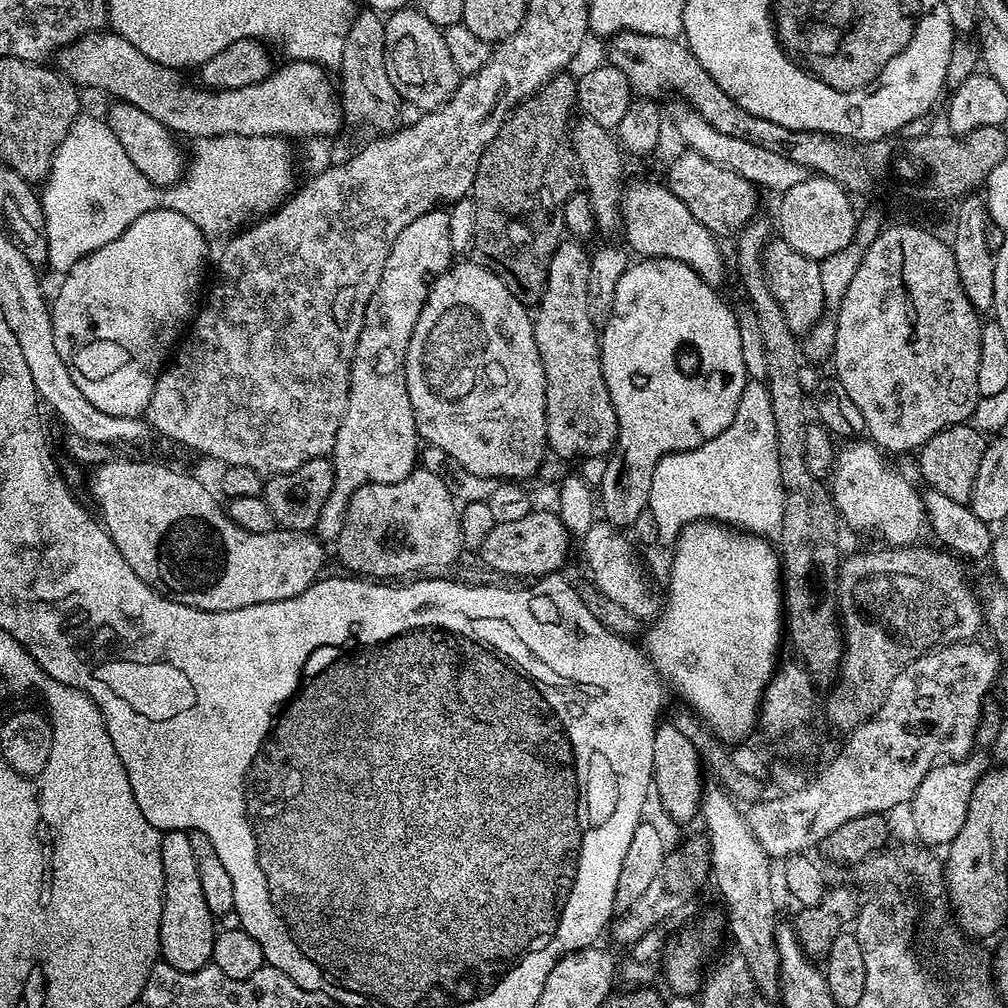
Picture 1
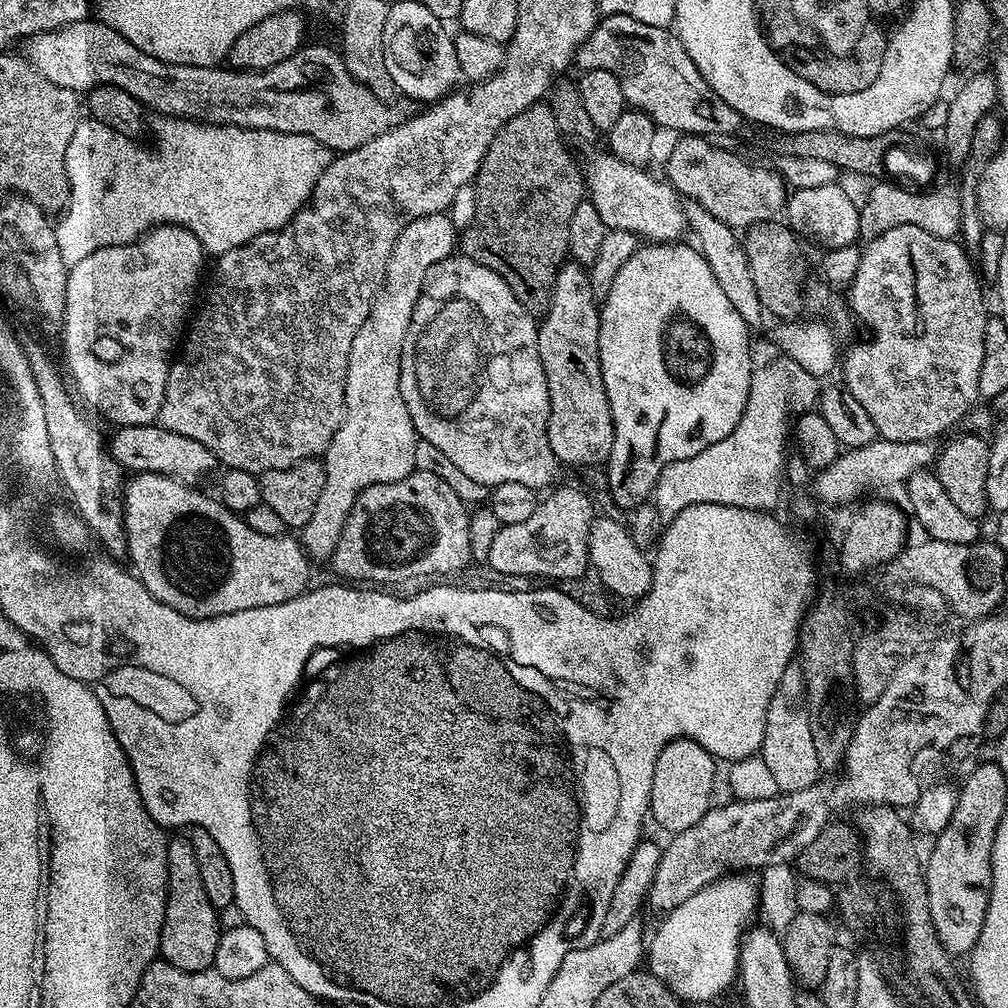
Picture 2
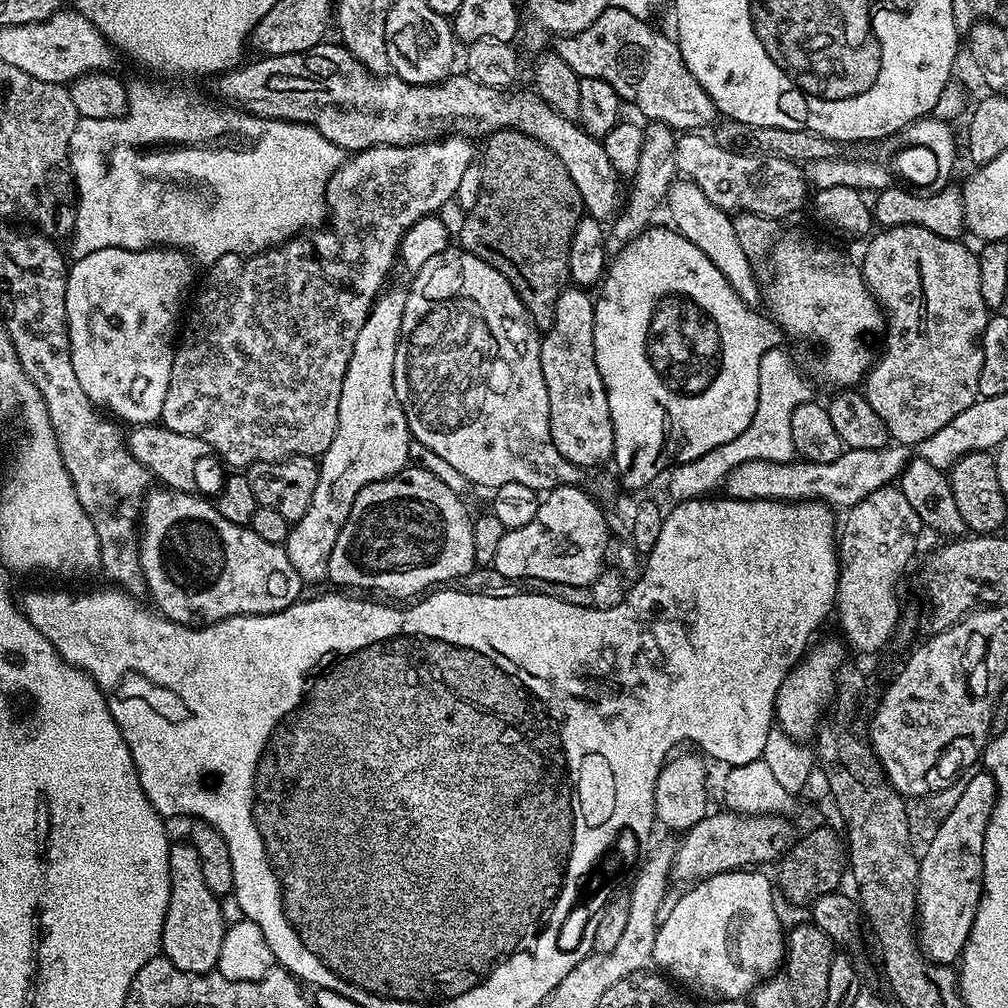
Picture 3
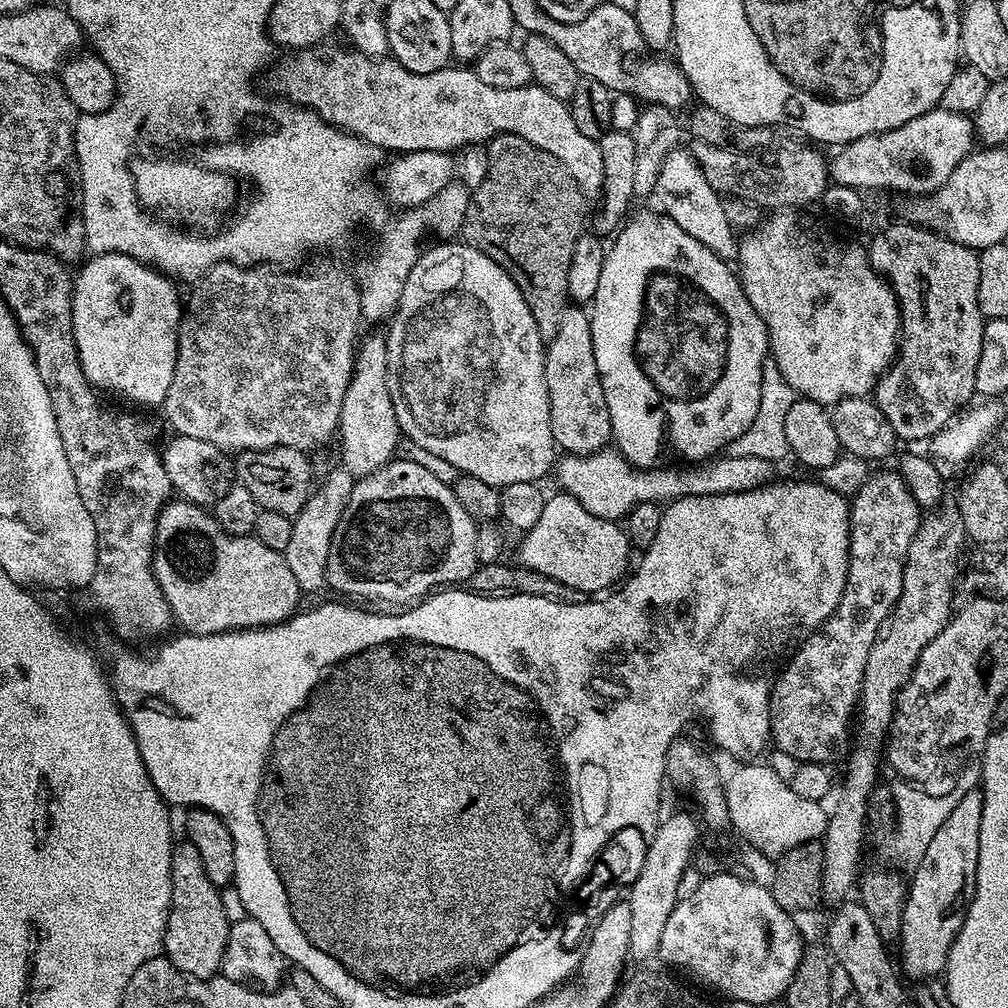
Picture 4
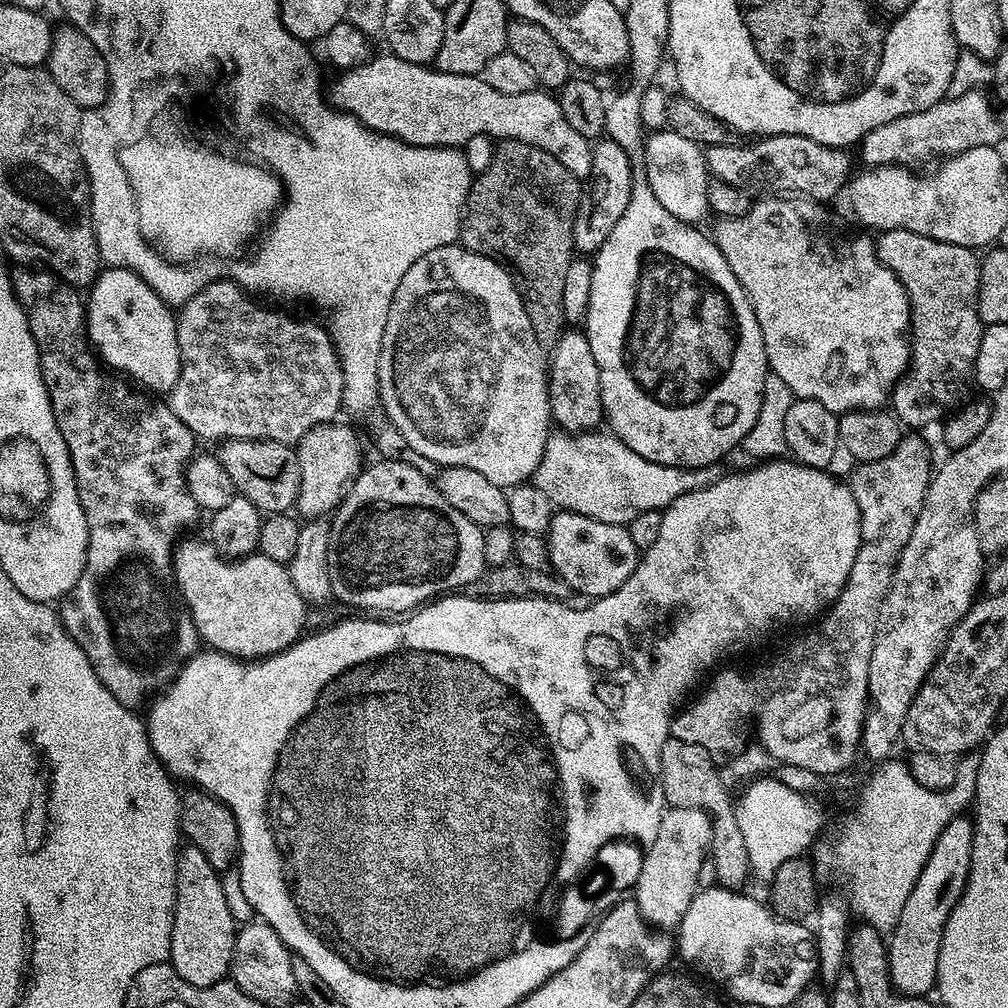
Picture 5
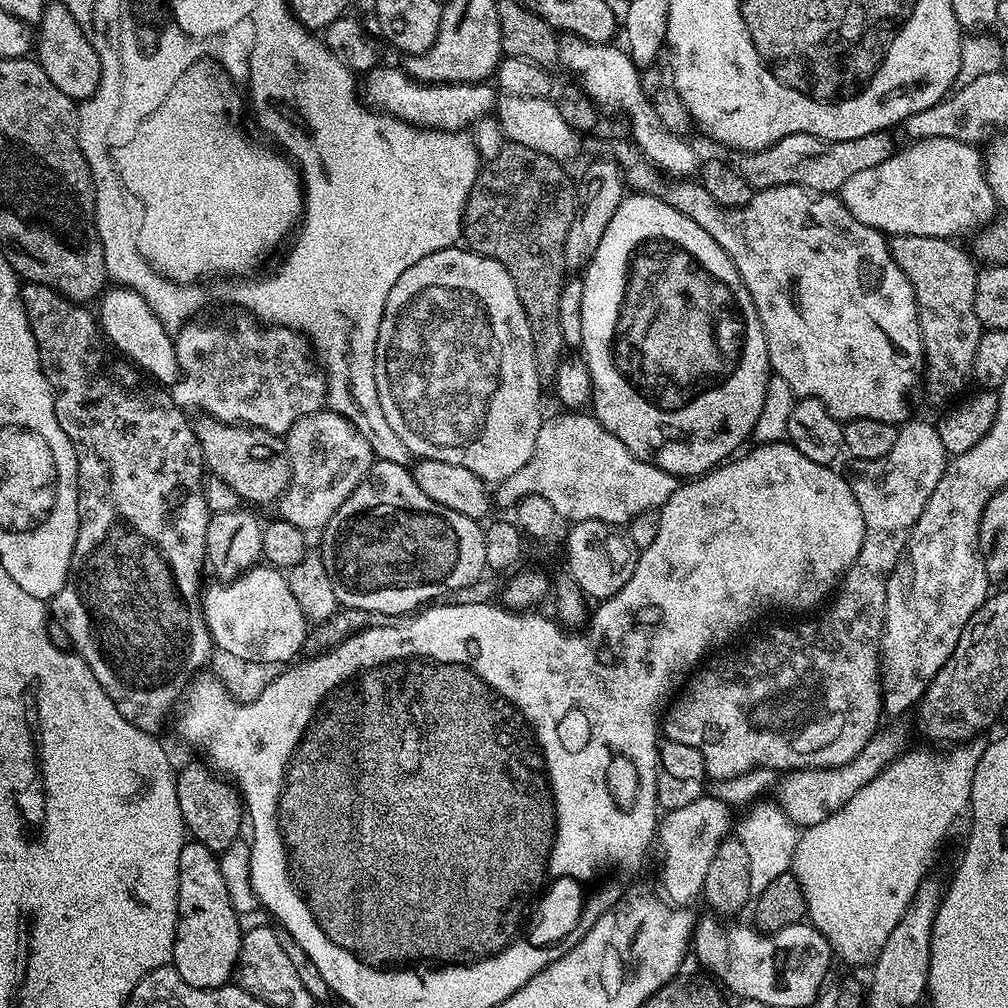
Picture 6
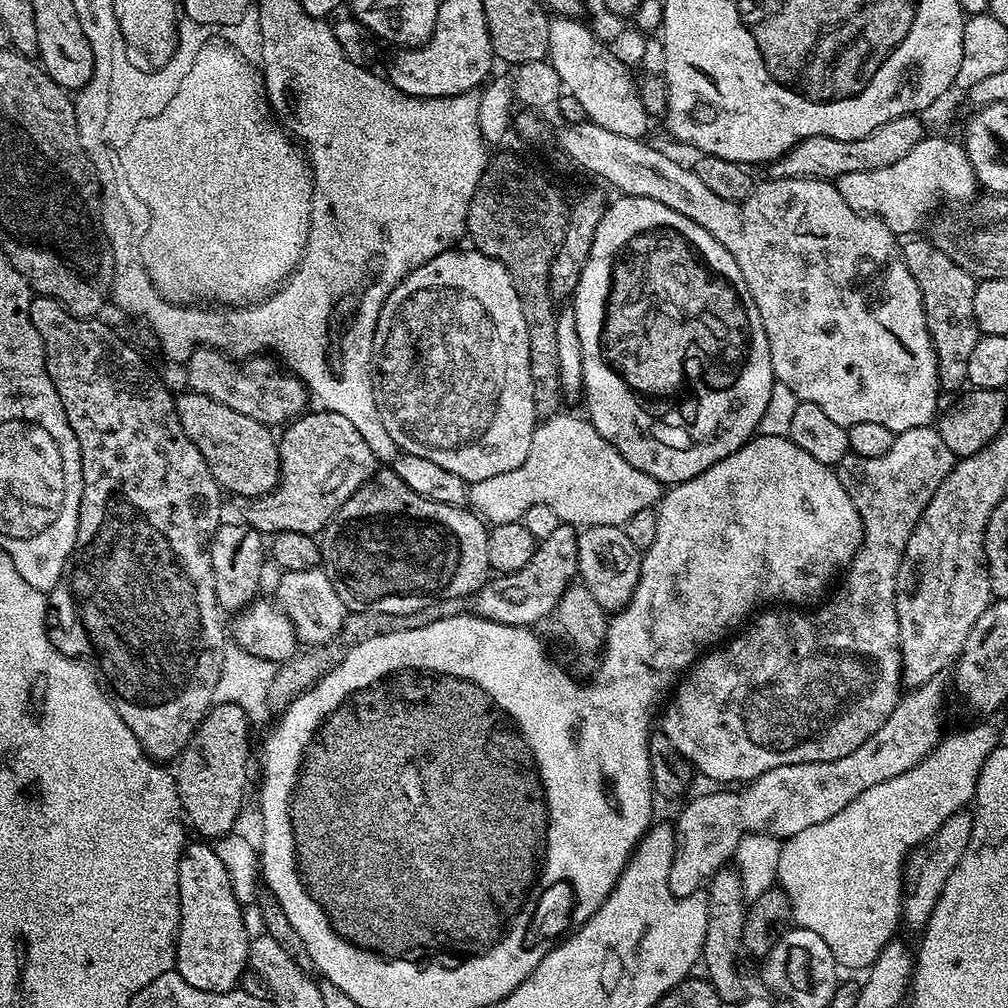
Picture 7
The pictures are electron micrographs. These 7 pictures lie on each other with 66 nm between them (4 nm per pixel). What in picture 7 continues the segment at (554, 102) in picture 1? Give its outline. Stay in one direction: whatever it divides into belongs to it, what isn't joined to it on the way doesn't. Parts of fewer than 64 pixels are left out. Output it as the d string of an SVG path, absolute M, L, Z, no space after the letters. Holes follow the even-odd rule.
M500 152L489 159L488 167L474 190L474 198L470 198L468 211L466 236L467 239L472 239L471 247L506 266L514 282L518 302L522 302L522 318L526 318L530 334L530 386L534 386L534 410L540 418L556 415L565 403L562 382L558 378L558 304L550 294L550 264L554 262L554 254L558 254L558 246L562 246L569 207L569 201L564 201L559 186L546 173L539 172L534 165L527 164L522 157L515 156L512 152Z

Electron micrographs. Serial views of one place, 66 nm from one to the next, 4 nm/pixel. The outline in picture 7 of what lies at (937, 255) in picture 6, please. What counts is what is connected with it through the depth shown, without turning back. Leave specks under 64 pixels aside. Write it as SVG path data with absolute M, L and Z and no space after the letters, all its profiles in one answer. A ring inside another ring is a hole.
M916 238L905 239L908 241L903 241L902 244L906 270L910 270L910 274L914 274L914 282L918 282L918 290L922 294L926 326L928 327L928 333L932 339L932 349L936 352L936 361L938 362L940 387L945 393L954 392L953 394L956 394L968 384L970 353L974 351L974 346L980 341L982 335L974 322L974 290L978 281L975 276L966 274L966 270L962 270L962 266L958 266L958 262L954 262L954 258L950 258L950 254L942 254L942 250L938 250L938 246L934 246L931 239L912 239Z

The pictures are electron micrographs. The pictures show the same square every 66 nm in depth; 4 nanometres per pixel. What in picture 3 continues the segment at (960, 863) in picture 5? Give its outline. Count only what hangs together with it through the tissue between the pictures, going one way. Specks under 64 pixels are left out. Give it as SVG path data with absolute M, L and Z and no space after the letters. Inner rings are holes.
M986 770L972 772L966 790L954 802L949 812L939 817L940 825L932 836L924 856L919 857L918 943L921 952L935 964L955 965L964 952L970 938L970 926L974 926L974 914L978 914L978 902L984 889L984 835L990 826L992 807L996 805L996 783Z

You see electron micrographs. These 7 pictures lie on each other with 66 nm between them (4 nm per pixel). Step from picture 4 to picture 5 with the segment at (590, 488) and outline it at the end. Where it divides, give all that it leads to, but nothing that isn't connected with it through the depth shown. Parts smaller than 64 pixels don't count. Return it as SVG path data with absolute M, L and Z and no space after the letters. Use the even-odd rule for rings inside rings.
M556 430L548 437L544 453L538 462L534 483L557 509L577 512L598 522L627 526L646 510L660 512L682 494L690 494L719 480L720 464L705 468L662 466L634 454L618 437L604 430L565 432Z

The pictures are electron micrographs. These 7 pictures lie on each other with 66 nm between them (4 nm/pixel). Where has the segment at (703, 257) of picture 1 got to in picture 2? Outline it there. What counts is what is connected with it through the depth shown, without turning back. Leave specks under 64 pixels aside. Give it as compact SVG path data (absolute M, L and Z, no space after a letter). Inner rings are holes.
M611 153L602 154L589 162L583 169L587 199L610 230L626 230L644 242L670 244L685 235L688 220L684 216L684 204L675 188L667 179L651 176L648 170L630 166Z

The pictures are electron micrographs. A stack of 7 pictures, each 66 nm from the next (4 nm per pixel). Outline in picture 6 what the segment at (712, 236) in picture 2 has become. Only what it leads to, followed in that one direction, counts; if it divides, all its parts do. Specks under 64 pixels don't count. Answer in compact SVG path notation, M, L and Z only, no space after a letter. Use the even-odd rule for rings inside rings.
M567 34L559 37L560 64L573 72L575 83L595 102L597 108L608 112L621 112L628 119L632 131L631 143L635 144L640 155L649 160L665 177L688 178L697 171L696 152L687 144L688 140L676 136L662 124L652 105L649 93L644 93L640 81L641 69L637 68L623 47L615 48L615 43L595 44L577 36Z

